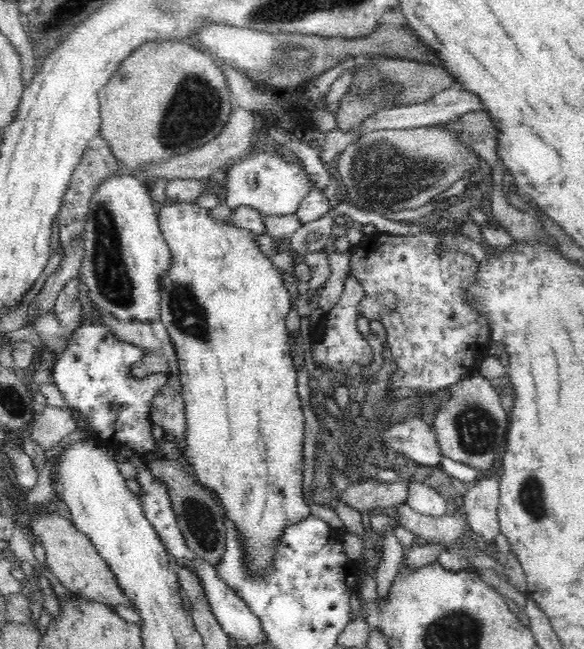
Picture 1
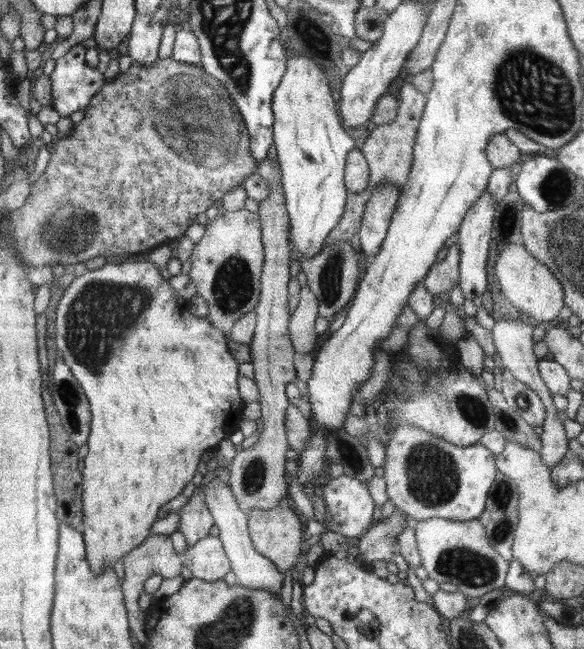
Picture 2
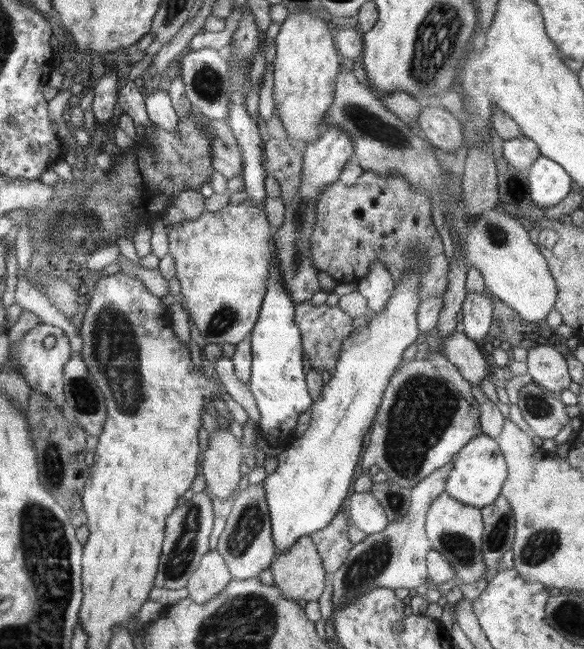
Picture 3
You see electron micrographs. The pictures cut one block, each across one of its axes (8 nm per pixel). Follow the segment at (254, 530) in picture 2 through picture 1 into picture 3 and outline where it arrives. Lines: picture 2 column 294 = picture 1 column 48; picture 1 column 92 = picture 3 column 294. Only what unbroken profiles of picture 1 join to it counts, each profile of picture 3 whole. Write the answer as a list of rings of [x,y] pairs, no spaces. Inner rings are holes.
[[[309,535],[301,536],[294,546],[278,552],[269,566],[274,585],[288,600],[317,600],[324,590],[325,568]]]

